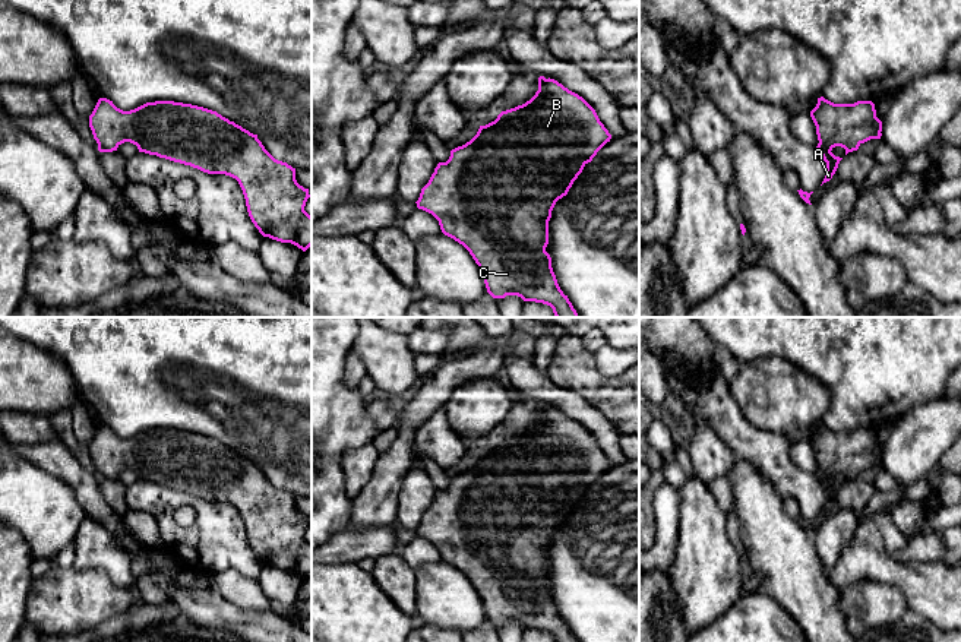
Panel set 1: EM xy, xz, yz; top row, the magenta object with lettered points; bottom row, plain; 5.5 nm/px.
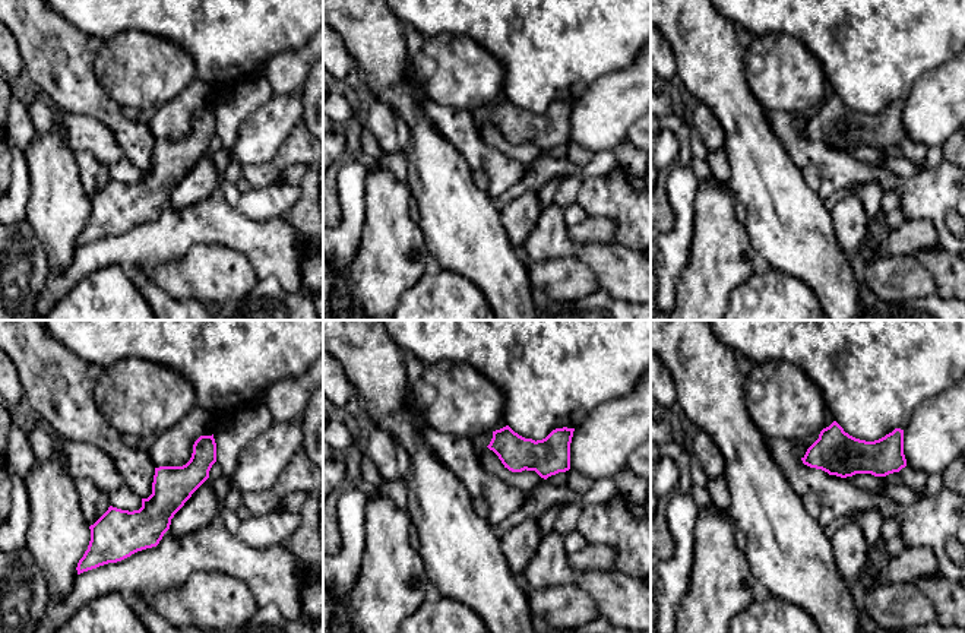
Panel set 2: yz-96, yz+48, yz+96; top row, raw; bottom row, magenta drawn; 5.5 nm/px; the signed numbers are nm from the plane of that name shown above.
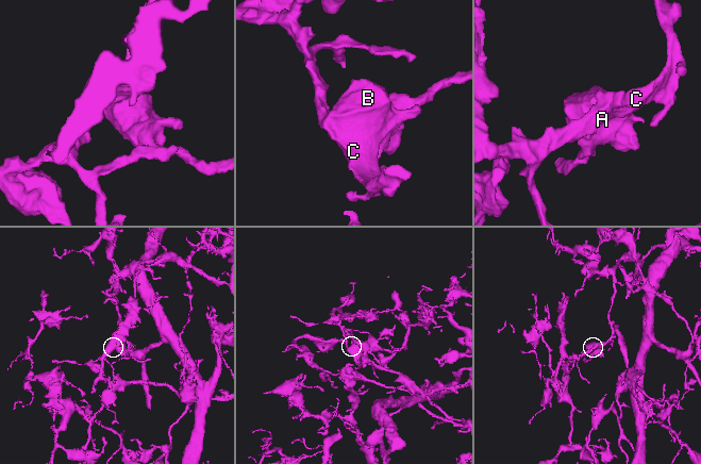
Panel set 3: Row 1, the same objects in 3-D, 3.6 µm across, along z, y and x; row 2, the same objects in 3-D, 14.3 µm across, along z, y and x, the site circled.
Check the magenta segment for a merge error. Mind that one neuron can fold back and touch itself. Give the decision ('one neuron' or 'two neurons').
one neuron

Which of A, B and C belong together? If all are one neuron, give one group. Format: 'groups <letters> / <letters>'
groups A B C

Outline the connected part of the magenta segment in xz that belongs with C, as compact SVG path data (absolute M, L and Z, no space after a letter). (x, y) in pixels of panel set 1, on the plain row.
M538 405L538 418L522 433L502 439L497 446L480 453L477 462L451 478L446 490L439 490L415 529L431 541L445 563L462 572L478 592L487 620L493 626L518 623L524 629L547 632L554 642L578 642L560 617L546 579L549 548L559 526L568 522L584 494L610 469L611 462L595 437L578 421L554 407Z

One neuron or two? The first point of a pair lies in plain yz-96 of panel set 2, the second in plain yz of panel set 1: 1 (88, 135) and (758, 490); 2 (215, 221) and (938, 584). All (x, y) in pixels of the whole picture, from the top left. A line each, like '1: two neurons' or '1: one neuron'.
1: two neurons
2: one neuron

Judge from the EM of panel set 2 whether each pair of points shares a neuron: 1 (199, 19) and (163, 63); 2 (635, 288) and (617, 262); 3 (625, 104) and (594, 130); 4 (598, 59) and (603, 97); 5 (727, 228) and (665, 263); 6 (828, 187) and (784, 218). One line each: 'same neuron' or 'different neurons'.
1: different neurons
2: same neuron
3: same neuron
4: different neurons
5: different neurons
6: different neurons

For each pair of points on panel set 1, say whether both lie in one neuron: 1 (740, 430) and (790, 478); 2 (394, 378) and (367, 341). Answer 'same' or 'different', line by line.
1: same
2: same

